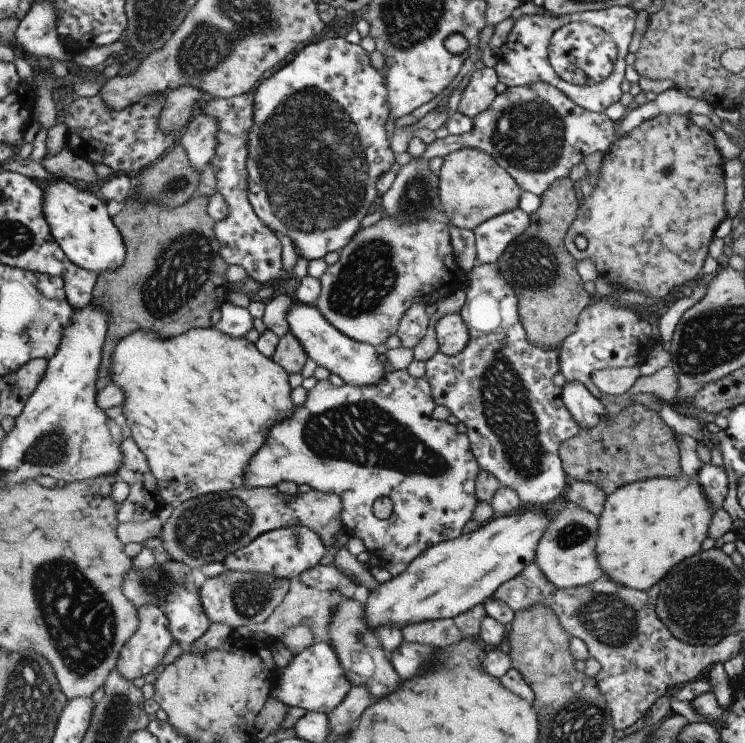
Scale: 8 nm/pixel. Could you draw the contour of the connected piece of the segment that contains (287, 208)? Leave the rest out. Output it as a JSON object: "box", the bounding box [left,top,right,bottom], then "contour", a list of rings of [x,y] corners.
{"box":[248,37,395,260],"contour":[[[330,37],[303,48],[302,52],[286,68],[281,68],[271,79],[265,80],[255,90],[256,104],[254,111],[255,125],[250,133],[250,156],[248,170],[250,173],[250,202],[260,220],[281,239],[288,239],[300,249],[300,254],[307,260],[315,260],[327,256],[330,252],[339,254],[351,243],[358,234],[361,222],[365,216],[377,206],[381,194],[378,183],[384,175],[389,173],[395,164],[393,145],[389,143],[385,124],[390,117],[390,96],[386,84],[386,74],[373,68],[367,50],[360,44],[349,44],[345,38]]]}

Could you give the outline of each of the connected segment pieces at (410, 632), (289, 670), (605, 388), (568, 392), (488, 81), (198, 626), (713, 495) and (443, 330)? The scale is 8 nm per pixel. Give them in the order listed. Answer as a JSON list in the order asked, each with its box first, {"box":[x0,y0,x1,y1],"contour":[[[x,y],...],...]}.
[{"box":[402,619,465,649],"contour":[[[440,619],[407,626],[402,632],[406,642],[445,649],[460,644],[465,636],[456,625],[454,619]]]},{"box":[272,641,354,715],"contour":[[[331,641],[313,644],[308,650],[296,656],[285,668],[278,670],[272,694],[289,707],[300,707],[307,712],[329,715],[347,698],[354,685],[347,677],[338,653]]]},{"box":[591,367,638,396],"contour":[[[638,367],[621,369],[604,369],[591,372],[591,383],[603,395],[615,396],[631,391],[633,384],[638,380]]]},{"box":[562,382,603,429],"contour":[[[567,382],[562,398],[575,424],[581,429],[594,428],[600,422],[603,404],[593,398],[581,384]]]},{"box":[457,67,500,120],"contour":[[[485,67],[476,70],[463,91],[457,111],[474,120],[479,114],[488,110],[498,96],[495,92],[497,82],[500,81],[494,68]]]},{"box":[160,558,212,646],"contour":[[[170,558],[170,564],[160,565],[160,569],[172,578],[174,586],[172,587],[168,600],[161,606],[170,621],[170,630],[173,637],[182,646],[193,645],[211,629],[212,621],[205,612],[201,600],[201,589],[197,589],[193,572],[190,566],[183,565],[181,561],[173,561]]]},{"box":[697,464,728,510],"contour":[[[705,464],[698,470],[697,483],[701,486],[710,507],[715,510],[721,507],[725,499],[728,479],[722,466]]]},{"box":[435,312,470,357],"contour":[[[460,312],[441,317],[435,328],[441,353],[455,357],[470,344],[470,329]]]}]

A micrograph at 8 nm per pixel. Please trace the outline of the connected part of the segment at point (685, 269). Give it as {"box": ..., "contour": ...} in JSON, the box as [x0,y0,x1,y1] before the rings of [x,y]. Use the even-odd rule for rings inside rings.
{"box":[566,114,727,301],"contour":[[[659,114],[651,119],[645,120],[637,128],[628,134],[617,137],[615,143],[611,144],[610,151],[603,153],[601,166],[599,167],[599,178],[597,184],[593,185],[593,192],[589,198],[577,210],[575,223],[571,226],[566,237],[566,248],[571,252],[575,260],[589,258],[595,264],[598,276],[601,275],[605,281],[612,284],[626,284],[631,291],[644,291],[652,296],[652,300],[661,301],[671,288],[692,285],[699,280],[702,263],[706,257],[706,251],[714,238],[717,226],[727,217],[724,208],[724,182],[722,164],[723,158],[715,146],[711,133],[689,121],[687,115],[681,114]],[[581,235],[587,241],[585,250],[577,250],[575,247],[575,236]]]}

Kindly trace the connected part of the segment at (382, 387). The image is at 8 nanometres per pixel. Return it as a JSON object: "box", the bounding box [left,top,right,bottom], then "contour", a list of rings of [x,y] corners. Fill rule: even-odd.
{"box":[247,369,481,577],"contour":[[[395,369],[386,375],[384,382],[373,387],[345,384],[336,388],[329,379],[321,380],[307,392],[304,404],[296,406],[294,416],[271,430],[259,456],[251,460],[247,484],[275,487],[279,482],[288,481],[339,494],[344,505],[342,525],[345,532],[361,539],[369,554],[376,557],[392,577],[400,576],[430,547],[460,538],[480,502],[477,480],[481,468],[470,438],[467,434],[459,434],[457,428],[445,420],[433,420],[430,414],[436,405],[430,382],[425,378],[415,379],[408,370]],[[378,499],[390,499],[394,503],[393,515],[387,520],[379,520],[373,514],[373,504]]]}

